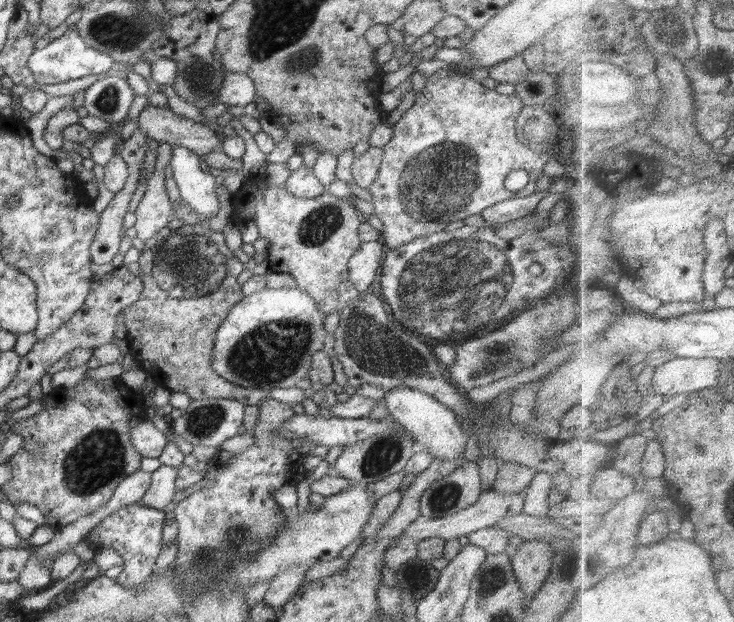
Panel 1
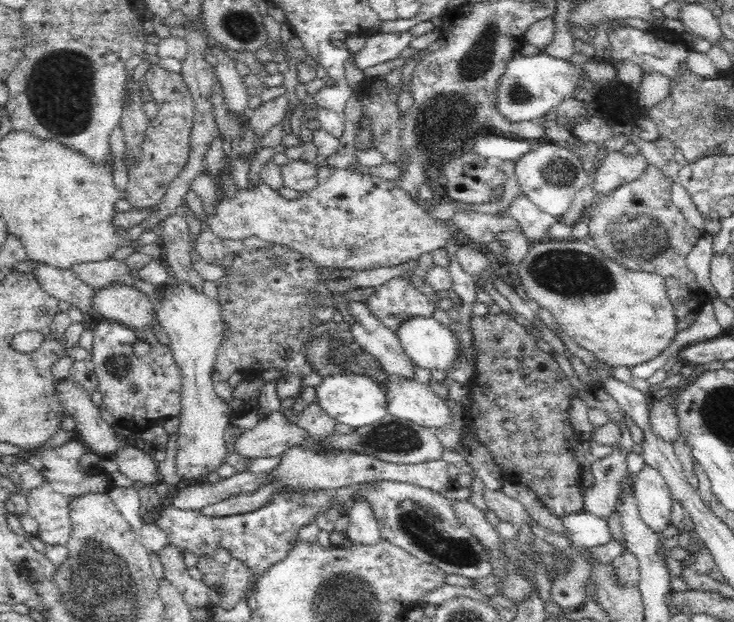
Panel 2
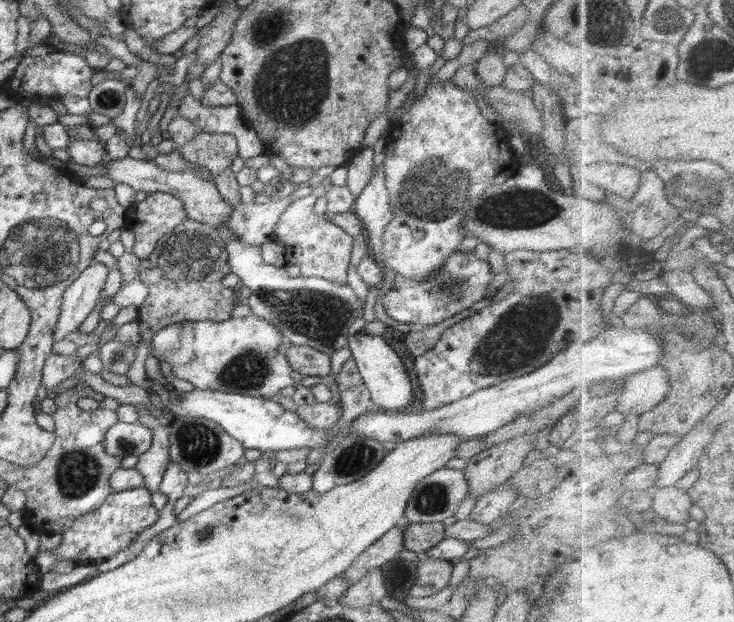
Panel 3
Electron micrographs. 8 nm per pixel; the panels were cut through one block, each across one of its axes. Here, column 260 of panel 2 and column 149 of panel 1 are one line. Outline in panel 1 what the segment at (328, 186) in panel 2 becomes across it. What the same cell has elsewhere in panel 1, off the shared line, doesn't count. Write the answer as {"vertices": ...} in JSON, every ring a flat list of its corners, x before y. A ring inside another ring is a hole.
{"vertices":[[160,143,155,153,156,167,150,174,146,191,135,210,137,219,133,226,136,228,136,236,144,243,167,226,173,214,173,205,166,194,164,173,172,158,172,145]]}

